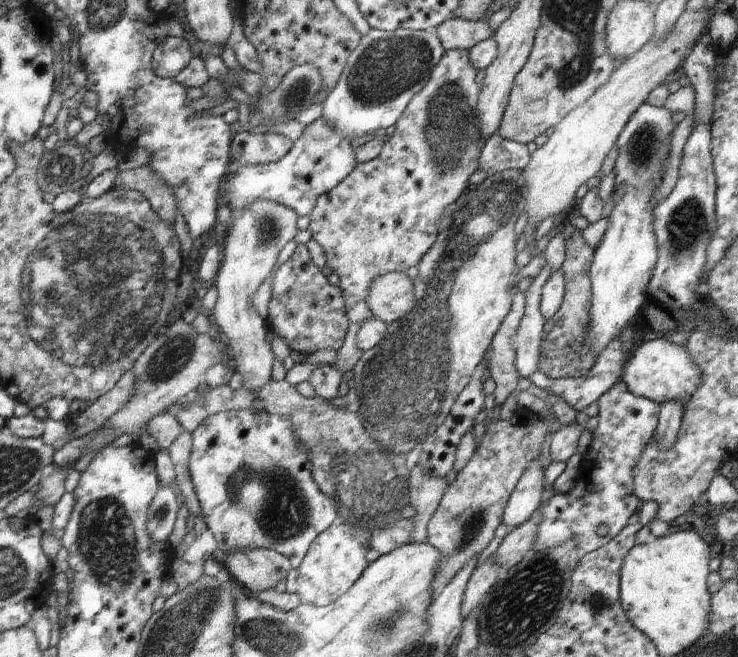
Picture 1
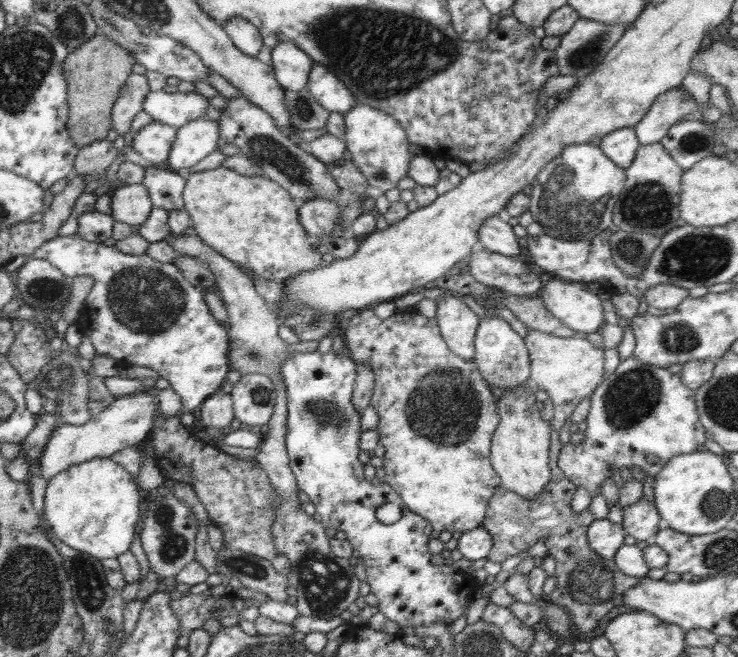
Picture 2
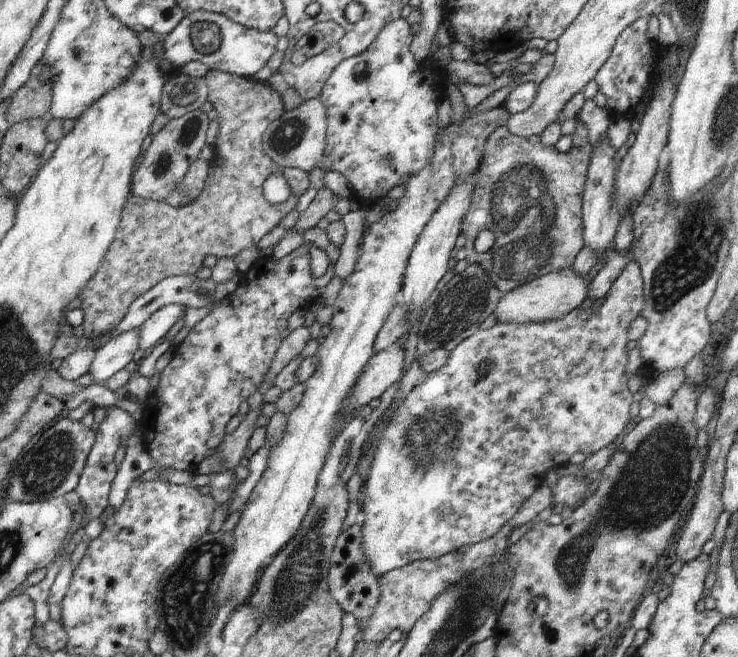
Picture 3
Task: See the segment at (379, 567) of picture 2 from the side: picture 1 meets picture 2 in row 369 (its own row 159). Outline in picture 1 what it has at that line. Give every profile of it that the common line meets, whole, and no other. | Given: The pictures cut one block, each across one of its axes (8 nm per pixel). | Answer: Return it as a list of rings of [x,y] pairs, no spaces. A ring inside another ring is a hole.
[[[319,117],[306,126],[302,135],[293,142],[290,152],[275,163],[244,165],[228,180],[228,190],[222,202],[231,212],[248,208],[254,200],[274,200],[294,210],[297,216],[309,216],[313,204],[326,191],[338,186],[354,167],[358,166],[355,149],[348,138],[342,138],[326,120]]]

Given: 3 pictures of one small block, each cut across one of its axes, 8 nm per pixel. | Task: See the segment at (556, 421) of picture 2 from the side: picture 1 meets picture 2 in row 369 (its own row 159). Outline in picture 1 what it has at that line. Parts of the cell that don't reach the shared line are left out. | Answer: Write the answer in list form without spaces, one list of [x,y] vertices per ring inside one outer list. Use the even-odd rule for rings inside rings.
[[[705,8],[696,11],[685,9],[682,12],[682,16],[678,18],[674,30],[666,38],[662,38],[660,42],[654,40],[654,38],[648,40],[634,56],[630,56],[618,63],[611,74],[610,80],[606,84],[602,84],[586,102],[568,112],[554,127],[554,132],[548,137],[546,144],[539,146],[531,154],[528,166],[523,168],[522,171],[527,188],[527,224],[537,228],[548,216],[553,216],[557,219],[574,211],[578,201],[576,197],[578,188],[592,181],[592,178],[600,173],[604,158],[616,146],[618,137],[622,134],[622,130],[624,130],[624,126],[626,126],[630,117],[638,110],[639,106],[646,102],[654,88],[660,86],[670,73],[676,72],[680,68],[692,48],[694,48],[694,45],[698,42],[698,39],[707,33],[710,17],[711,13]]]

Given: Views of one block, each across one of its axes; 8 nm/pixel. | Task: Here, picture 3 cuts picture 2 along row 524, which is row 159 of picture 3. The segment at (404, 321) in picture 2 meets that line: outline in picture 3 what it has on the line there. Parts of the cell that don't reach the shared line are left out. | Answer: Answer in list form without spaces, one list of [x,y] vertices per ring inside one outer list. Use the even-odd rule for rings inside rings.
[[[504,104],[484,113],[475,111],[476,108],[466,110],[460,129],[448,126],[443,132],[440,130],[443,136],[437,135],[431,163],[405,182],[406,191],[399,199],[398,208],[383,216],[378,223],[366,224],[354,272],[343,281],[332,306],[331,331],[319,342],[316,353],[320,359],[318,368],[305,383],[302,402],[286,416],[286,433],[280,444],[270,449],[269,467],[253,488],[238,524],[232,530],[233,551],[215,596],[217,610],[229,594],[239,605],[244,604],[254,592],[262,568],[270,564],[300,528],[310,508],[326,455],[347,424],[341,418],[341,406],[374,354],[373,344],[378,331],[400,301],[407,260],[418,235],[454,183],[478,170],[486,139],[496,128],[505,125],[510,116]]]

